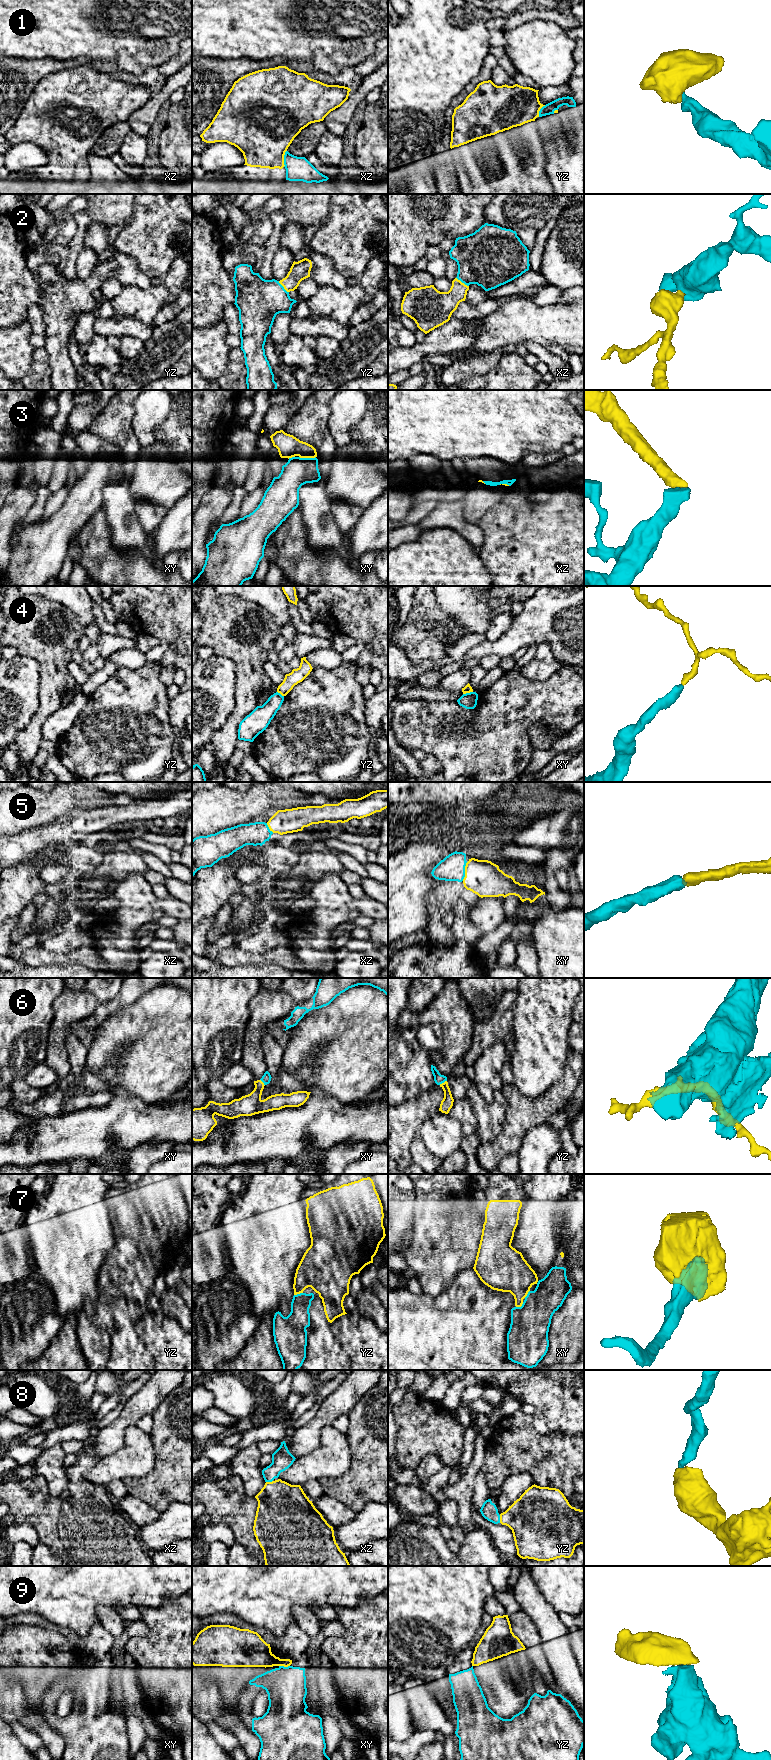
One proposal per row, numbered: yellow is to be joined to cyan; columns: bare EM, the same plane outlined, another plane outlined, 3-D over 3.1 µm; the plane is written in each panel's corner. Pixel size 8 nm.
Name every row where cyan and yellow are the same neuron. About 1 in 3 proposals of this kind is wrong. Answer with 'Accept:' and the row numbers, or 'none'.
Accept: 2, 5, 6, 7, 8

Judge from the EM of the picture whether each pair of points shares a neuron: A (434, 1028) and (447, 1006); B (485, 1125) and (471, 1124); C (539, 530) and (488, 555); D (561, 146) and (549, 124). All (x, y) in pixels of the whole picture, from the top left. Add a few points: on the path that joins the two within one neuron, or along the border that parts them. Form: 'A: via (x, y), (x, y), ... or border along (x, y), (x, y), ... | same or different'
A: border along (416, 1028), (437, 1023), (441, 1028), (444, 1045) | different
B: border along (470, 1102), (477, 1120), (476, 1132) | different
C: via (526, 543), (517, 552), (501, 553) | same
D: via (557, 141), (551, 129) | same

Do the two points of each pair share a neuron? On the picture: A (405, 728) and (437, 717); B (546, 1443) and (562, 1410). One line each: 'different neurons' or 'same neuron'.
A: same neuron
B: different neurons

